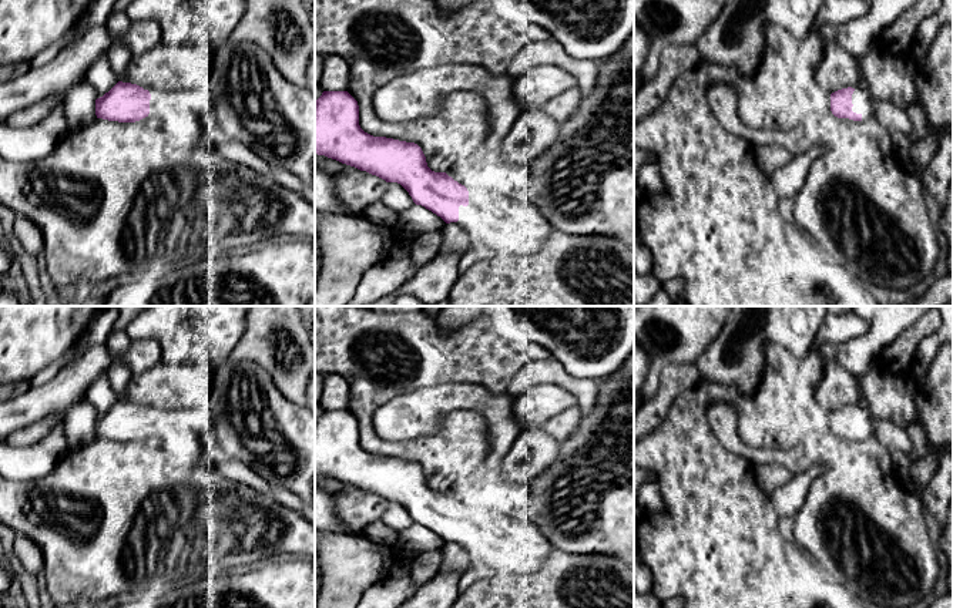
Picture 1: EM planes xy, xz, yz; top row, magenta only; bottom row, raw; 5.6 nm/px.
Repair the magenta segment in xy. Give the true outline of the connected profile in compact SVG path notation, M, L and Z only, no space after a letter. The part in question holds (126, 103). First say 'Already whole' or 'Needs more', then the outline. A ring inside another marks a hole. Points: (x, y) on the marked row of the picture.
Needs more. M160 43L140 56L131 56L125 70L127 81L118 81L108 93L95 100L97 118L135 122L154 121L172 150L215 150L225 159L246 165L259 174L271 174L271 167L251 148L229 138L217 120L211 93L212 58L199 58L195 44L168 46Z

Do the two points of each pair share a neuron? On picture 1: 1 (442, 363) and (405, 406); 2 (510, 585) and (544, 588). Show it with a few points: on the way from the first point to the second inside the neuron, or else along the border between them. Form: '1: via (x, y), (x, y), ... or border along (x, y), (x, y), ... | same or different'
1: border along (455, 380), (419, 386), (391, 399) | different
2: via (519, 588), (536, 588) | same

